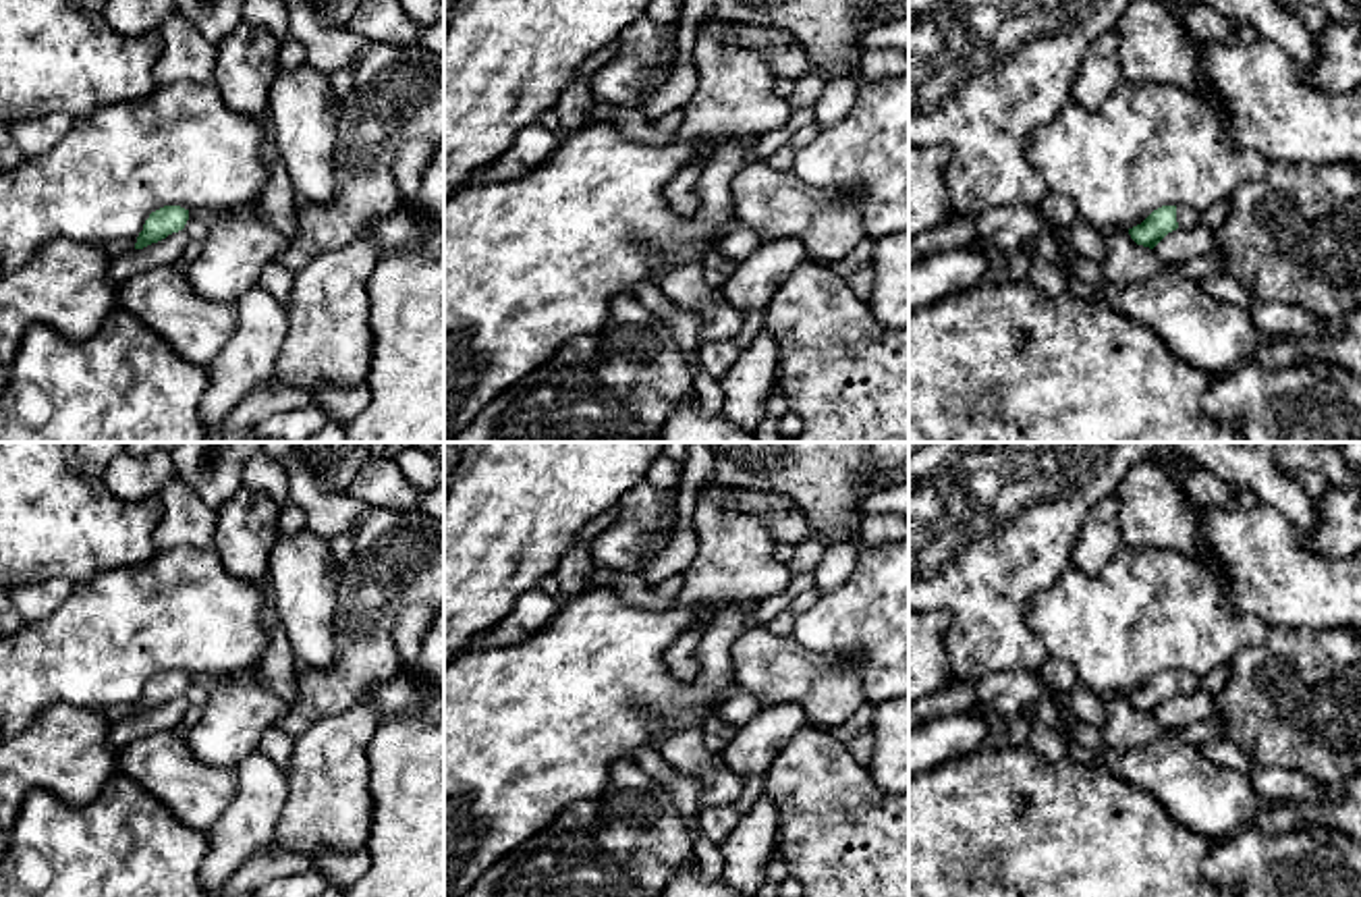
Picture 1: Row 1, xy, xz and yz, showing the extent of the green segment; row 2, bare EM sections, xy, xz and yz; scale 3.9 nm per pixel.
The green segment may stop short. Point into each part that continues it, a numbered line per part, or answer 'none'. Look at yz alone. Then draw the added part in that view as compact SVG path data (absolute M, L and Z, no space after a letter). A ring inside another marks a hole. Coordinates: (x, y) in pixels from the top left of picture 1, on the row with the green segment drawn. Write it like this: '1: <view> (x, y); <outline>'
1: yz (1185, 216); M1176 208L1176 222L1181 228L1193 228L1199 224L1201 212L1193 208Z

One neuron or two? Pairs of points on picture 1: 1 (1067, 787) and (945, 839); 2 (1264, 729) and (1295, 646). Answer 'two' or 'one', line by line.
1: one
2: one

